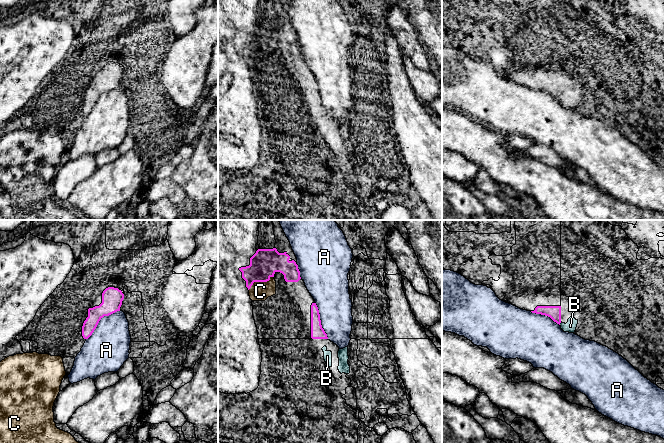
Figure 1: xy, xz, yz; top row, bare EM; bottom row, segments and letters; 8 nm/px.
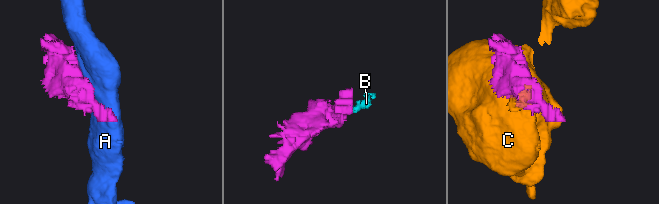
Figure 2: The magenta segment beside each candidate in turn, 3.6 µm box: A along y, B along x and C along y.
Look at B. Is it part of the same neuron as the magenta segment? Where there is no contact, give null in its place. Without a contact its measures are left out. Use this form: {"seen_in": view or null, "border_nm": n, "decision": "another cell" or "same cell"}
{"seen_in": "yz", "border_nm": 30, "decision": "same cell"}

